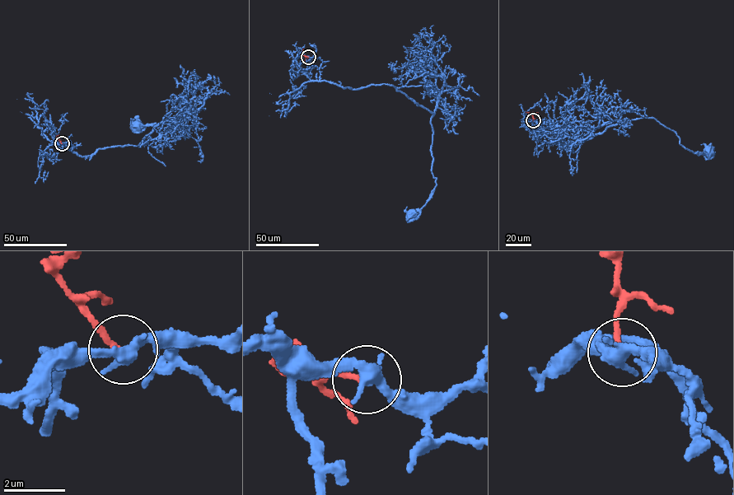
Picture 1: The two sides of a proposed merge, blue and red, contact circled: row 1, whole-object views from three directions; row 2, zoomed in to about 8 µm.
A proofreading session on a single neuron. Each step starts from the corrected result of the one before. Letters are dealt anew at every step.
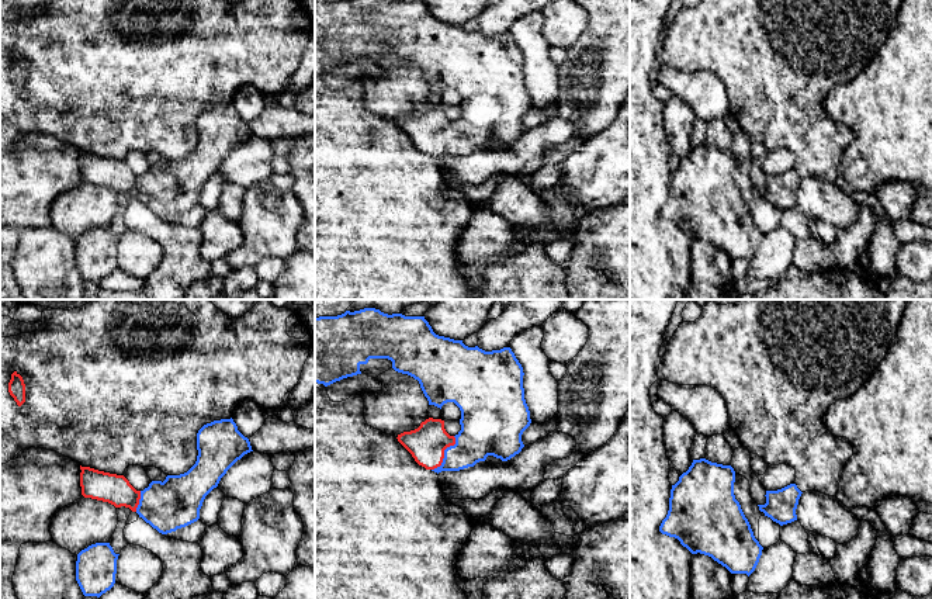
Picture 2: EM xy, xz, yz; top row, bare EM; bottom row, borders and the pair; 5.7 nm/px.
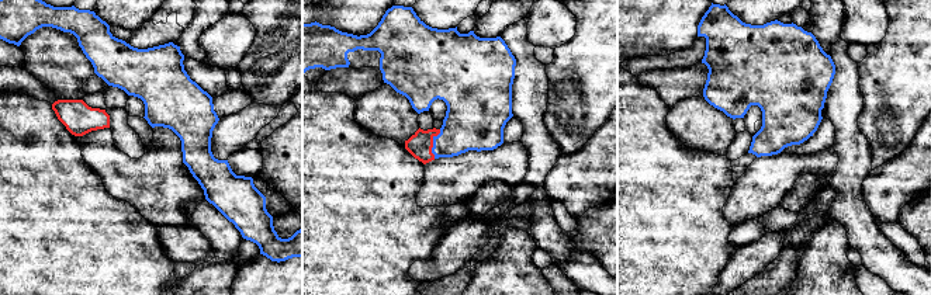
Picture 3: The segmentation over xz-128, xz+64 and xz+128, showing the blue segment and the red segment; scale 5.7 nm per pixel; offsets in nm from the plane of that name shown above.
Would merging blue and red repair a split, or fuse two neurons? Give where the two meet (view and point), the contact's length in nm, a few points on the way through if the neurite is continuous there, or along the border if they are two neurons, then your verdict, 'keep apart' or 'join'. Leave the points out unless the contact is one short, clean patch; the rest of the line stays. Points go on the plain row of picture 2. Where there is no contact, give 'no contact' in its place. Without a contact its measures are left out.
meets blue in xz at (444, 138); contact 240 nm long; runs through xz (482, 118), (464, 135), (444, 138), (426, 128); join

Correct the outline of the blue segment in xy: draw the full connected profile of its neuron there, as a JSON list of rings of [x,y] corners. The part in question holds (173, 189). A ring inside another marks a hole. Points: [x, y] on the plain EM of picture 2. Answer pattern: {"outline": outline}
{"outline": [[[232,103],[204,110],[197,118],[197,135],[197,146],[187,157],[167,160],[163,167],[152,166],[143,176],[136,176],[124,160],[80,150],[82,180],[108,187],[115,193],[129,193],[162,219],[176,217],[200,204],[205,181],[218,172],[221,163],[238,145],[253,136],[249,124],[238,115]]]}

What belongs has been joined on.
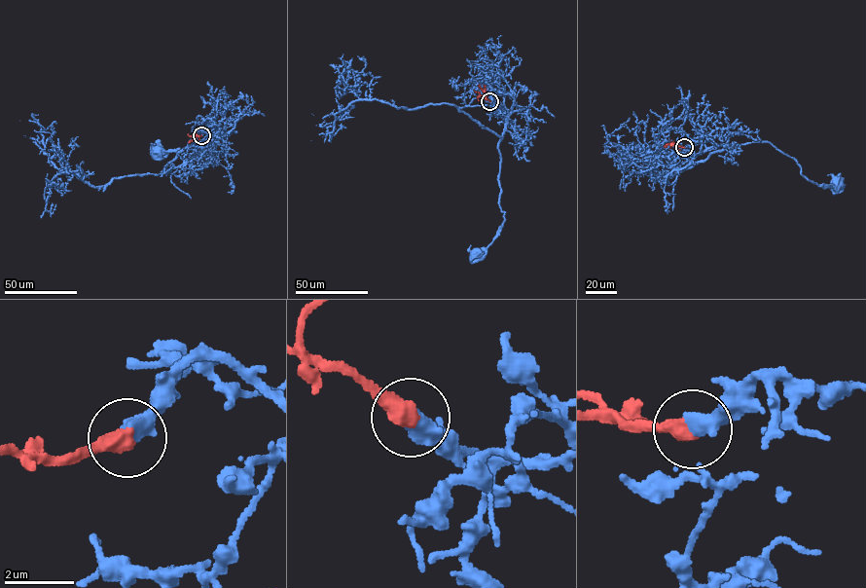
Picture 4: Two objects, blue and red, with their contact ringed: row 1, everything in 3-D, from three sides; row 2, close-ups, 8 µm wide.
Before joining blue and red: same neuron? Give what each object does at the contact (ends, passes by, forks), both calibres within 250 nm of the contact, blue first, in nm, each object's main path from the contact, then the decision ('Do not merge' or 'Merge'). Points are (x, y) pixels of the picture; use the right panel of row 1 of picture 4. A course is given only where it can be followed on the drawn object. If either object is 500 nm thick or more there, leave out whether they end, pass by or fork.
Thickness 500 nm (blue) against 550 nm. Course of blue: (684, 147), (687, 145), (695, 156), (714, 146), (768, 141), (793, 158), (808, 179), (827, 187), (836, 183). Course of red: (684, 147), (668, 143), (664, 147). Merge

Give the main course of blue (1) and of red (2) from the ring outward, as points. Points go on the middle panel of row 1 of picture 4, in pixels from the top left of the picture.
1: (490, 101), (502, 105), (508, 113), (498, 144), (499, 202), (505, 221), (491, 242), (477, 253)
2: (490, 101), (478, 86)

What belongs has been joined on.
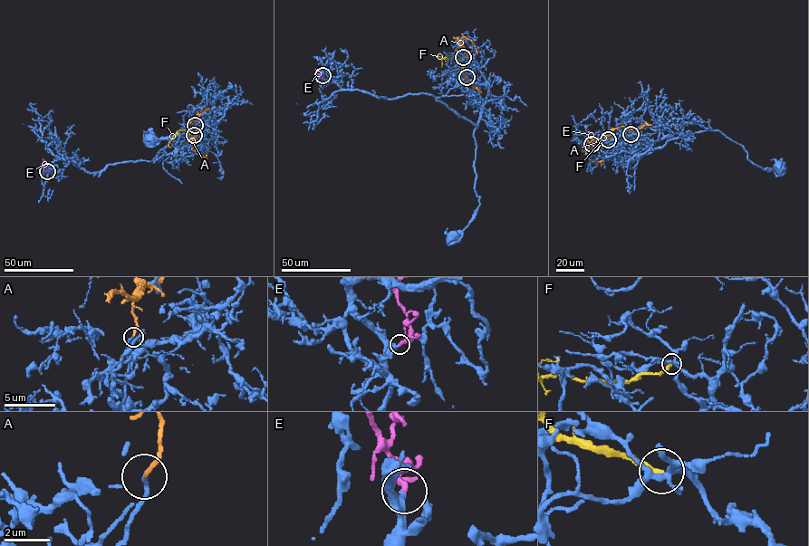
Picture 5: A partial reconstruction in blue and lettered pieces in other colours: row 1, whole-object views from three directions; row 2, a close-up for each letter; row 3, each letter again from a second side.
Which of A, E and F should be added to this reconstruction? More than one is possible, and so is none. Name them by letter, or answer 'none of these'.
E

